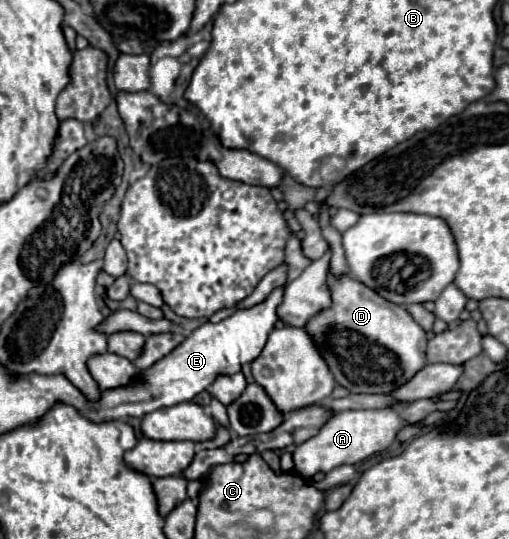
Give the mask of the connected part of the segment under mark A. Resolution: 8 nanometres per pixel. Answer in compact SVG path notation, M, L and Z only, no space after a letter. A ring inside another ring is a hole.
M393 408L385 410L345 410L345 412L335 412L327 424L319 430L317 436L311 440L299 444L293 452L295 460L295 470L303 478L311 478L317 472L329 472L341 464L357 464L385 448L389 448L397 432L403 428L403 418Z

